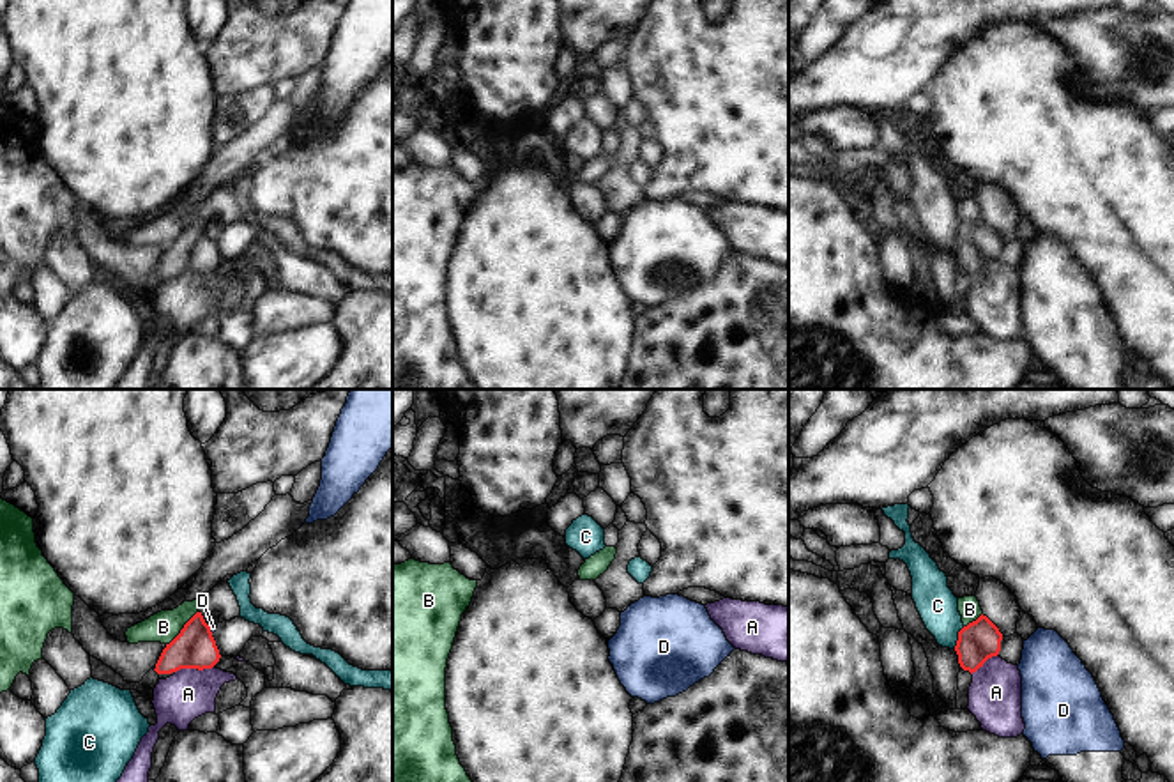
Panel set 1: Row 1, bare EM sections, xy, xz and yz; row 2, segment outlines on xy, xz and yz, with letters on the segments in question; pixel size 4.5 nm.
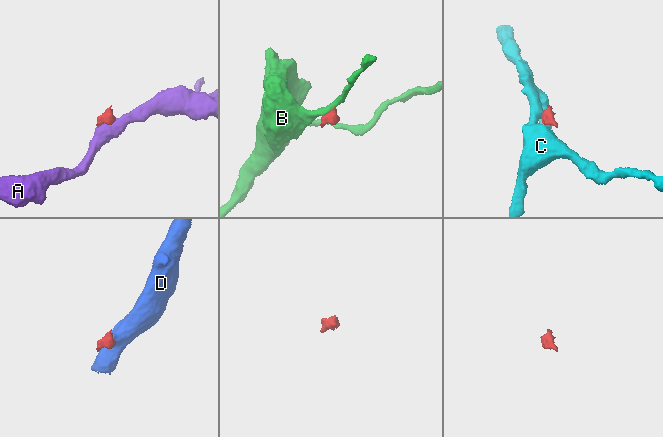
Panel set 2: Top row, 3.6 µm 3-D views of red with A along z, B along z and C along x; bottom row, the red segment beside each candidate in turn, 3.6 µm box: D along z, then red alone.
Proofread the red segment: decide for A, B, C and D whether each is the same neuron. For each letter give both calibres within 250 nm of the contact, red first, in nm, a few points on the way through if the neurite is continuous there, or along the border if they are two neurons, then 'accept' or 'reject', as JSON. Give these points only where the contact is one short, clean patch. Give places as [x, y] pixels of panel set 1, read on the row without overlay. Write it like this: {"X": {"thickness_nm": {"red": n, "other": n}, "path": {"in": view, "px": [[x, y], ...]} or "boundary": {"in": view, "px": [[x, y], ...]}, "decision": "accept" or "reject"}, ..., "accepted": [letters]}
{"A": {"thickness_nm": {"red": 190, "other": 220}, "boundary": {"in": "xy", "px": [[213, 269], [179, 273], [175, 276]]}, "decision": "reject"}, "B": {"thickness_nm": {"red": 190, "other": 140}, "boundary": {"in": "xy", "px": [[197, 214], [167, 248]]}, "decision": "reject"}, "C": {"thickness_nm": {"red": 180, "other": 180}, "boundary": {"in": "yz", "px": [[964, 230], [953, 252]]}, "decision": "reject"}, "D": {"thickness_nm": {"red": 190, "other": 30}, "boundary": {"in": "xy", "px": [[209, 229], [213, 236]]}, "decision": "reject"}, "accepted": []}

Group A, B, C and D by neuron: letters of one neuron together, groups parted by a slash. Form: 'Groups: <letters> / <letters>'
Groups: A / B / C / D

